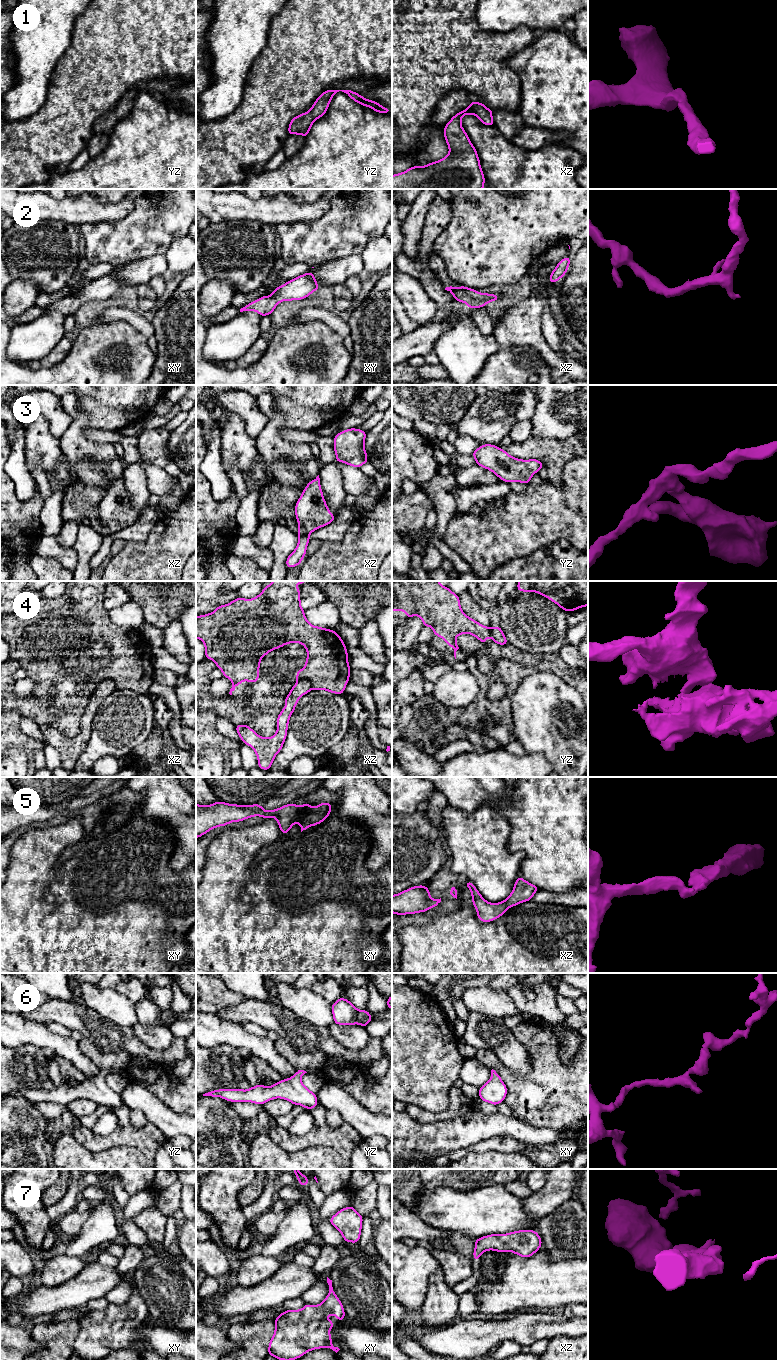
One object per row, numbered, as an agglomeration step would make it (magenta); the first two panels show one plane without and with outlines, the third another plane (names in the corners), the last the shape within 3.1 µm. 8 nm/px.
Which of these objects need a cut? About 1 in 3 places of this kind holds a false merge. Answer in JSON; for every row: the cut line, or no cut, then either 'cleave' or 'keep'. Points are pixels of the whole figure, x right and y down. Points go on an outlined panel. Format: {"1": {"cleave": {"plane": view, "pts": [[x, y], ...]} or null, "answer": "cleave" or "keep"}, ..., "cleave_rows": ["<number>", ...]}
{"1": {"cleave": null, "answer": "keep"}, "2": {"cleave": null, "answer": "keep"}, "3": {"cleave": null, "answer": "keep"}, "4": {"cleave": {"plane": "xz", "pts": [[298, 680], [307, 679], [313, 688]]}, "answer": "cleave"}, "5": {"cleave": null, "answer": "keep"}, "6": {"cleave": null, "answer": "keep"}, "7": {"cleave": null, "answer": "keep"}, "cleave_rows": ["4"]}

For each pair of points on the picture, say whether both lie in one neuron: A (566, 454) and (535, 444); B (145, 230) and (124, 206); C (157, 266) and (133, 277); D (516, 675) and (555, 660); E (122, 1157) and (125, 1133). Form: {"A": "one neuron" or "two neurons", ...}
{"A": "one neuron", "B": "two neurons", "C": "one neuron", "D": "one neuron", "E": "two neurons"}

